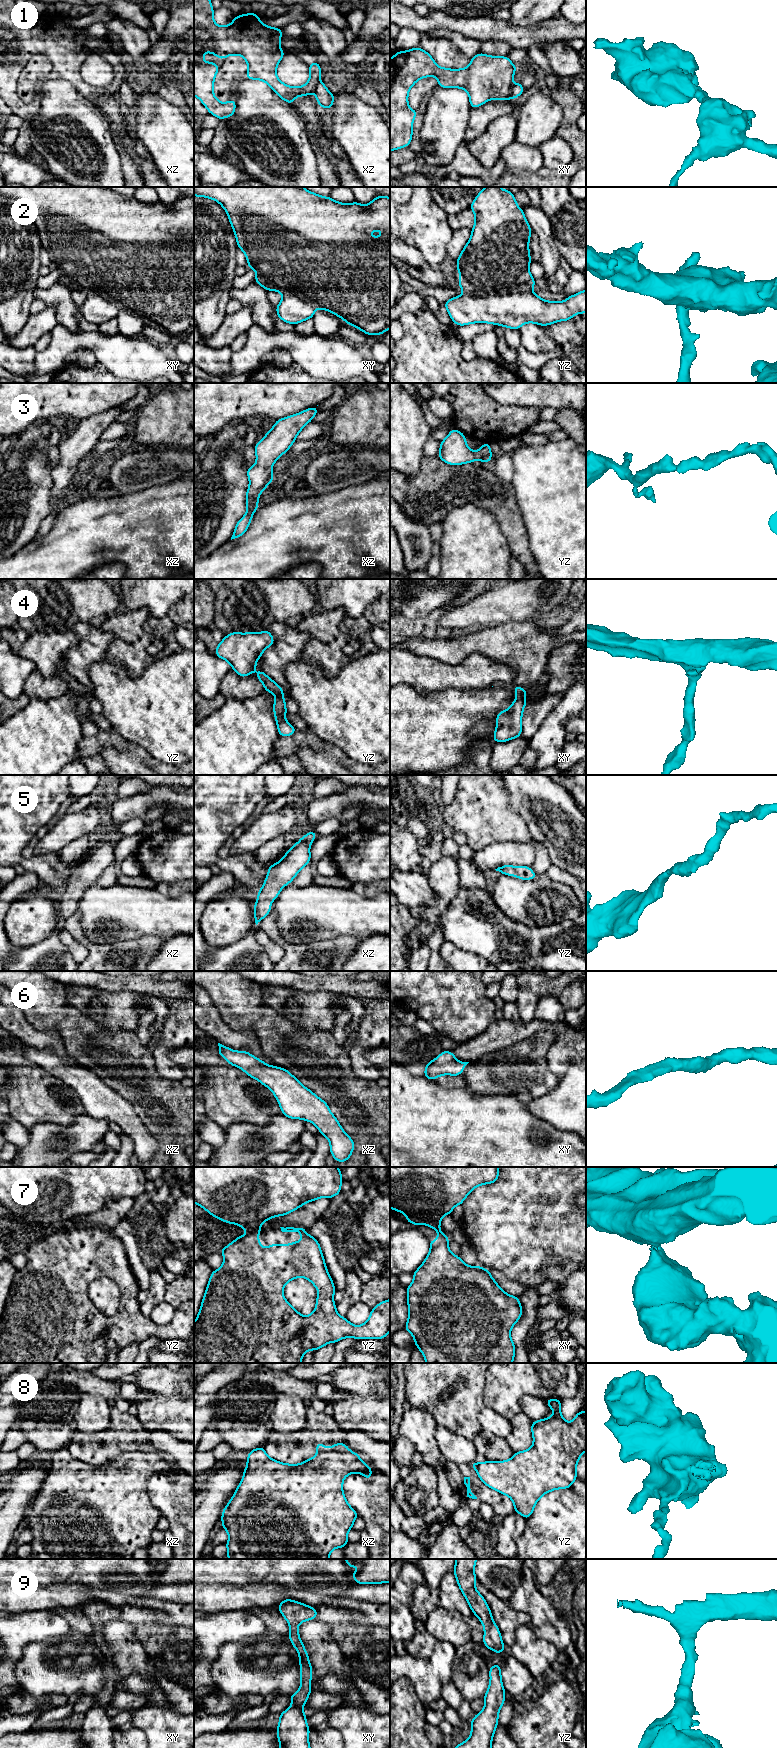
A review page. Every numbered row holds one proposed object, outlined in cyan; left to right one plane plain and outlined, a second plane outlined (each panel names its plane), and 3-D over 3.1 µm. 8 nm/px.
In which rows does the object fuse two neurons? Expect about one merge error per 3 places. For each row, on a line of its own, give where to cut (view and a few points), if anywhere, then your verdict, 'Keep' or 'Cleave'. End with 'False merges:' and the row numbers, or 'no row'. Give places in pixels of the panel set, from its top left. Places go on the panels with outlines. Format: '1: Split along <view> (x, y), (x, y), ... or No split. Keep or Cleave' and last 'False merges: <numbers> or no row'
1: Split along xy (512, 83), (511, 98). Cleave
2: Split along yz (530, 290), (485, 296), (472, 296), (463, 293). Cleave
3: No split. Keep
4: No split. Keep
5: No split. Keep
6: No split. Keep
7: Split along yz (259, 1228), (249, 1231). Cleave
8: Split along xz (347, 1450), (318, 1452). Cleave
9: No split. Keep
False merges: 1, 2, 7, 8

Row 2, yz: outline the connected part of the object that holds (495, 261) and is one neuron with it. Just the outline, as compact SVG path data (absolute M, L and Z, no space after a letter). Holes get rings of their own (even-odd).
M485 187L470 208L475 215L475 224L470 240L456 259L461 276L457 282L463 293L486 297L531 291L536 286L529 271L529 240L532 230L514 194L500 187Z

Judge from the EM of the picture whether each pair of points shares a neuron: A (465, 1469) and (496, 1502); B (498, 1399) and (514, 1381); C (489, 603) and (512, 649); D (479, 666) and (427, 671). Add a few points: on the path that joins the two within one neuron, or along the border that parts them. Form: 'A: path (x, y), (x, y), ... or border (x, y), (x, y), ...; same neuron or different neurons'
A: path (471, 1478), (487, 1496); same neuron
B: path (502, 1395), (510, 1385); same neuron
C: border (523, 621), (506, 621), (481, 627); different neurons
D: path (466, 672), (440, 672); same neuron

